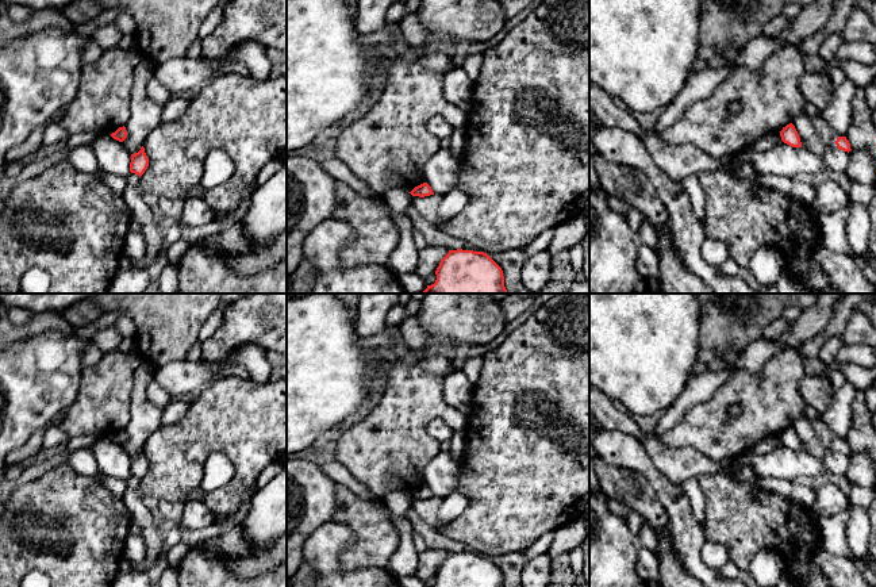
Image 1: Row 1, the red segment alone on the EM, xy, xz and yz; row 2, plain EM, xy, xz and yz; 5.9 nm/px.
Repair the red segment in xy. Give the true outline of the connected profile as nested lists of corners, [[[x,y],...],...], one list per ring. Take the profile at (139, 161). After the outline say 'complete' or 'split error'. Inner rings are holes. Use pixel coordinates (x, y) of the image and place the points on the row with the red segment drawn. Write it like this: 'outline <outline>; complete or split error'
outline [[[145,147],[135,154],[131,154],[130,172],[138,174],[139,177],[145,173],[149,166],[149,158],[145,153]]]; complete

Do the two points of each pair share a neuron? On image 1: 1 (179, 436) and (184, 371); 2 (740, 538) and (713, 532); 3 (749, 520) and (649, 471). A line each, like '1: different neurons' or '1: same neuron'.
1: different neurons
2: same neuron
3: different neurons

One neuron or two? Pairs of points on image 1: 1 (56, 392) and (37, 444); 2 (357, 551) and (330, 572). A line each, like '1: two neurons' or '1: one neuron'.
1: two neurons
2: two neurons

